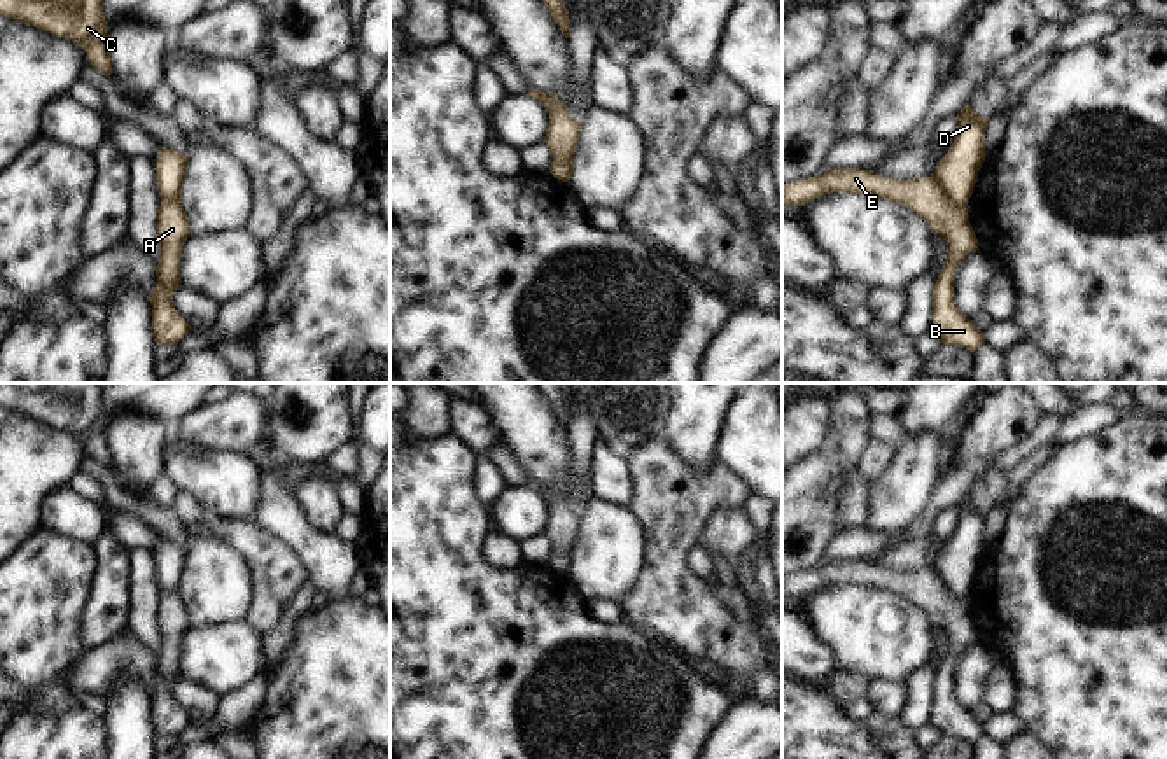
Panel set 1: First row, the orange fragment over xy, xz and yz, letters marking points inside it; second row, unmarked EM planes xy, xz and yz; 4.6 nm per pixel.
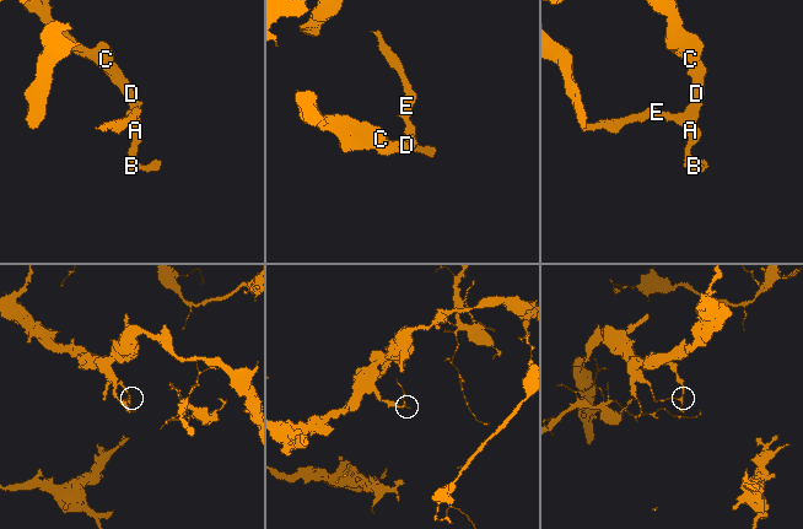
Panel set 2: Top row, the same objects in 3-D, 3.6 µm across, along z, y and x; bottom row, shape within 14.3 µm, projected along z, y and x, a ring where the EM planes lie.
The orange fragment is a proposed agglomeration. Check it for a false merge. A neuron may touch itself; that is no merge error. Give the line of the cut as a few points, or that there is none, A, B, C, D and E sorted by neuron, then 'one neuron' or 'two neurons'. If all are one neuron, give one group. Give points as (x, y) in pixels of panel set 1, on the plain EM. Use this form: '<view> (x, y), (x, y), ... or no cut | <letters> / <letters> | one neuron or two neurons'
yz (933, 567), (943, 583), (963, 600) | A B E / C D | two neurons

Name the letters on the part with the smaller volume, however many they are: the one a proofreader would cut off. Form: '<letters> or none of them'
A, B, E

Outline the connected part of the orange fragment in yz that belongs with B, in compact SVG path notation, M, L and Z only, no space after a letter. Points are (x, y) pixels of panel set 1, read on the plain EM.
M857 560L829 561L808 572L782 577L782 598L808 596L815 589L831 584L864 586L903 596L947 633L948 652L940 663L933 682L929 726L943 736L955 736L975 747L985 735L985 726L959 703L954 691L954 672L959 656L969 644L980 642L978 630L968 612L968 600L957 598L934 568L894 572Z

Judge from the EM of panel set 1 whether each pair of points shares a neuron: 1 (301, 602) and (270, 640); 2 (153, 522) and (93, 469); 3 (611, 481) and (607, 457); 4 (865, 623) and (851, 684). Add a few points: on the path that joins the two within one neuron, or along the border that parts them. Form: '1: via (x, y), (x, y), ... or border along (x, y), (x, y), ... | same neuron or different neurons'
1: via (294, 612), (280, 632) | same neuron
2: via (139, 509), (128, 504), (107, 483) | same neuron
3: via (611, 476), (607, 462) | same neuron
4: border along (842, 668), (868, 681) | different neurons

